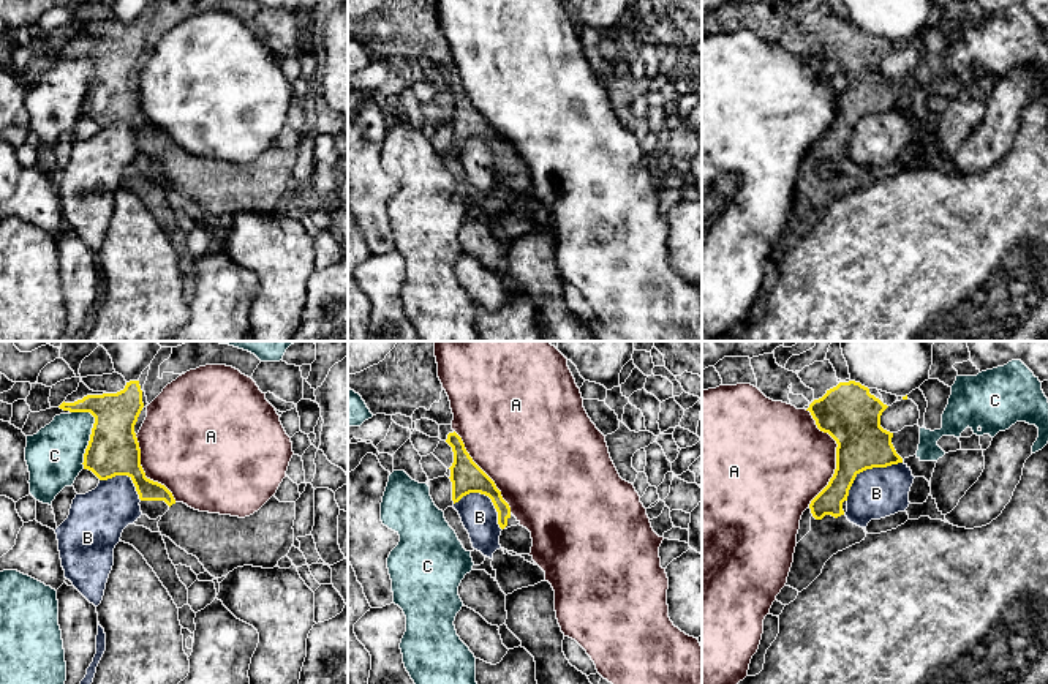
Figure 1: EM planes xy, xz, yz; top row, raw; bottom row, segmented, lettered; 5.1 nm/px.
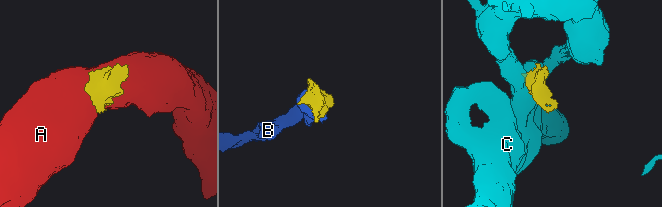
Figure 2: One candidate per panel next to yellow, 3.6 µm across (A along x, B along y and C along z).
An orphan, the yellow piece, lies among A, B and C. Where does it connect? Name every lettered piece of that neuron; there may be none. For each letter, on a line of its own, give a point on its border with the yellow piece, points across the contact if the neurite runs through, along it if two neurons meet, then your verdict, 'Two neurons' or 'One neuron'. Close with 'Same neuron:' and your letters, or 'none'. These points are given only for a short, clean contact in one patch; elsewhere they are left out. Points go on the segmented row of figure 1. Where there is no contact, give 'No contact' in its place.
A: Touches yellow at yz (836, 455). Two neurons
B: Touches yellow at yz (868, 468). Boundary: yz (903, 462), (863, 469), (855, 477), (846, 499). Two neurons
C: Touches yellow at xy (92, 432). Two neurons
Same neuron: none

